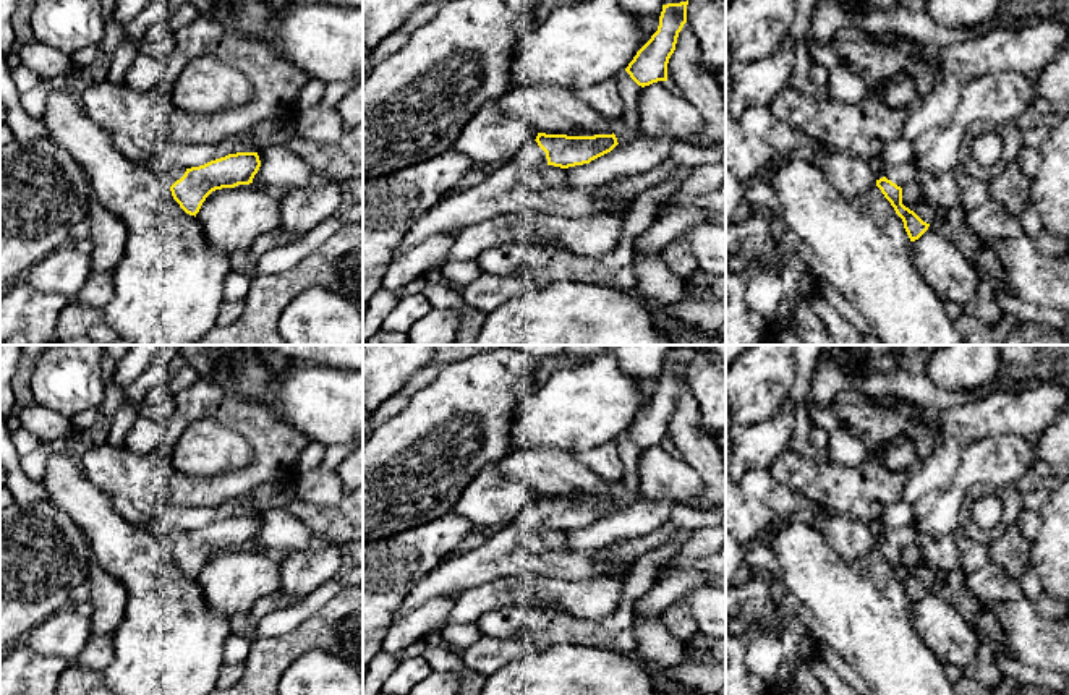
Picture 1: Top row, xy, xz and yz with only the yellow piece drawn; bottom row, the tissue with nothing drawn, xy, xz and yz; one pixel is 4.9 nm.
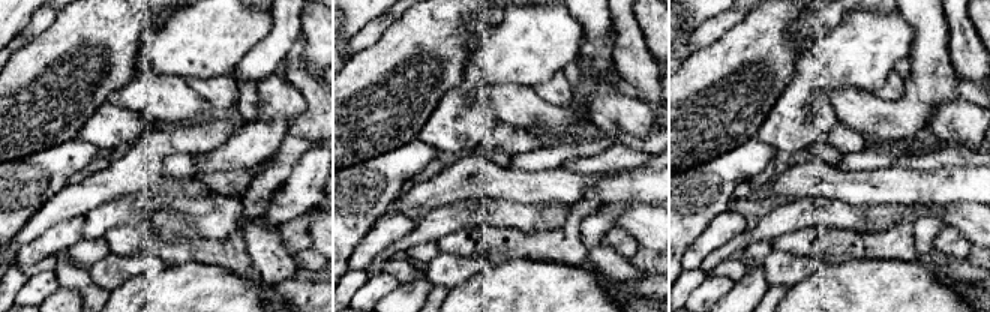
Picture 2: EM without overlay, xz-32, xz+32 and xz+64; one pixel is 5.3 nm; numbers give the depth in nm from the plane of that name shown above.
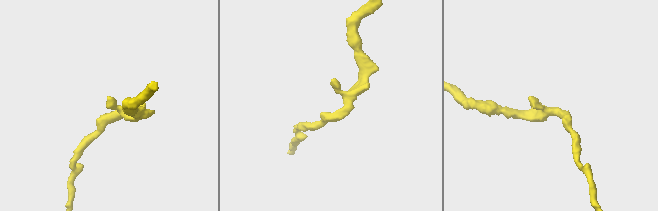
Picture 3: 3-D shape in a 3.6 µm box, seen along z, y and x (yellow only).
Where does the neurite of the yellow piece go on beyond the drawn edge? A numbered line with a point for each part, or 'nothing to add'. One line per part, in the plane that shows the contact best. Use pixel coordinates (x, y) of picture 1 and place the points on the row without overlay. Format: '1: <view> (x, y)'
1: xz (517, 548)

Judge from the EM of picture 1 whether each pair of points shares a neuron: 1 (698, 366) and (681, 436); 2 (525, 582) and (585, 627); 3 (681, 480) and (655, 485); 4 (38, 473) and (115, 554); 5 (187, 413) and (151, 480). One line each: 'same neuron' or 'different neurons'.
1: different neurons
2: different neurons
3: same neuron
4: different neurons
5: same neuron

